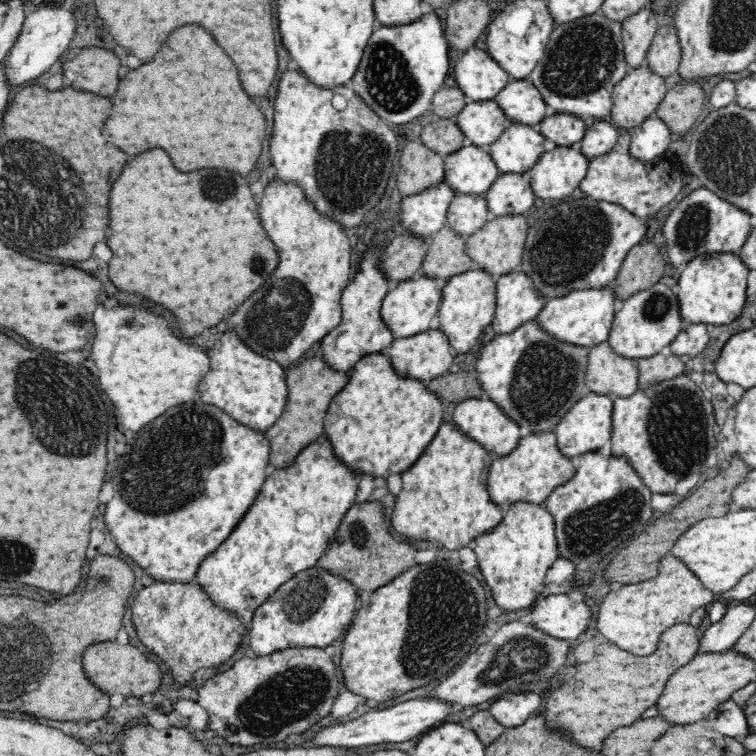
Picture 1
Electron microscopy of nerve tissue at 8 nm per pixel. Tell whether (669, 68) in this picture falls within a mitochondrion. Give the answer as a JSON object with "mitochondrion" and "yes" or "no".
{"mitochondrion":"no"}

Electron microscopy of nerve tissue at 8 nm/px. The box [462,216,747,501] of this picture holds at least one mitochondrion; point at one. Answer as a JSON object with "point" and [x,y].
{"point":[678,430]}

